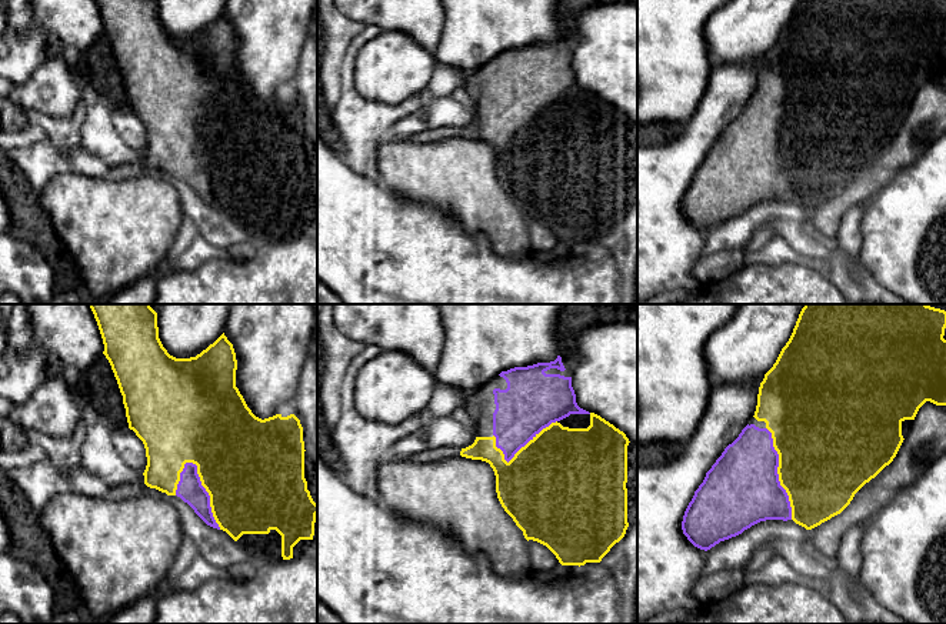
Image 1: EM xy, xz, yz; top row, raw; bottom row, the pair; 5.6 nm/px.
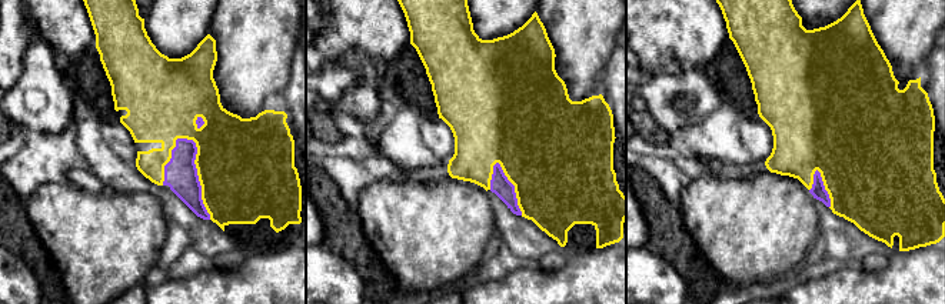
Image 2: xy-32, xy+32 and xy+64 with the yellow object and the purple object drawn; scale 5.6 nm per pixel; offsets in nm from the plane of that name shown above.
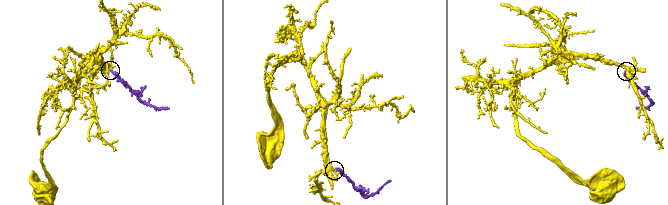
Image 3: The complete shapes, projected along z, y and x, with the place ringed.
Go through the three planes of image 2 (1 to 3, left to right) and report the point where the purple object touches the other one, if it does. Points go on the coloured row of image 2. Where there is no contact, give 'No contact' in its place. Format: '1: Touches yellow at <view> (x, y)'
1: Touches yellow at xy-32 (198, 173)
2: Touches yellow at xy+32 (515, 189)
3: Touches yellow at xy+64 (825, 189)

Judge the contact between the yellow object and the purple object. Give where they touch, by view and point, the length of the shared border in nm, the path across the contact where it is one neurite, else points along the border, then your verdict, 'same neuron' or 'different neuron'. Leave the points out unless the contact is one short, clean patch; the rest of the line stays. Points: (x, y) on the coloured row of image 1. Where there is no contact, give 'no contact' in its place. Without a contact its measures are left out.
contact xy (207, 491); length 440 nm; same neuron

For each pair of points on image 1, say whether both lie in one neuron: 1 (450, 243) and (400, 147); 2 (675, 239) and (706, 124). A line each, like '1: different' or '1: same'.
1: different
2: same

